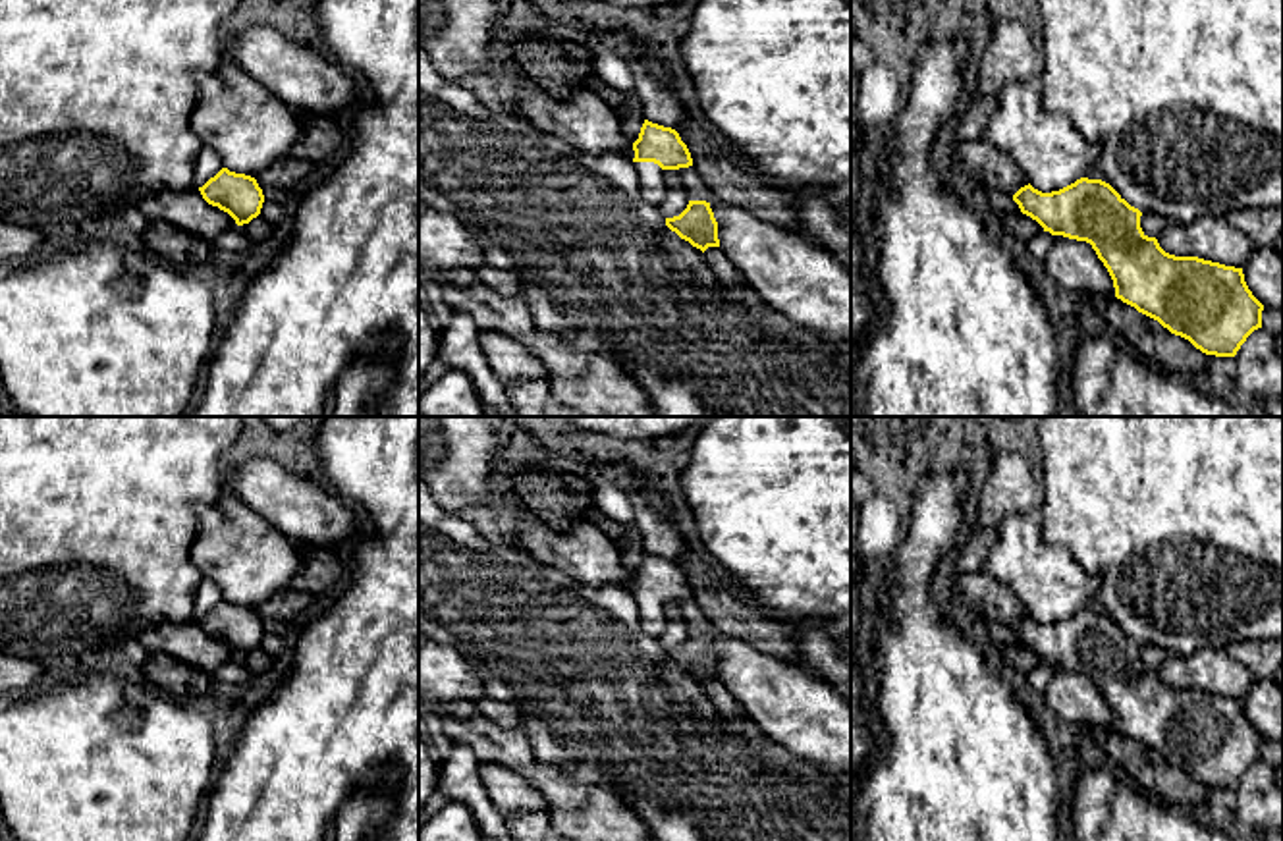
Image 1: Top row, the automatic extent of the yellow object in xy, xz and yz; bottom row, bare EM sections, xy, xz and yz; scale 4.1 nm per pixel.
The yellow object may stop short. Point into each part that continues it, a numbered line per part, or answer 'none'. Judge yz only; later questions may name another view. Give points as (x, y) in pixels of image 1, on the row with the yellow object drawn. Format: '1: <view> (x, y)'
none

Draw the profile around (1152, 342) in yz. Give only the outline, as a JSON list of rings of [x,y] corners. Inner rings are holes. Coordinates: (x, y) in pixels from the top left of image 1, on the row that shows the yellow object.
[[[1096,295],[1090,297],[1090,303],[1113,332],[1134,345],[1142,359],[1161,366],[1165,372],[1204,384],[1206,353],[1188,339],[1171,334],[1158,320],[1138,312],[1115,295]]]

